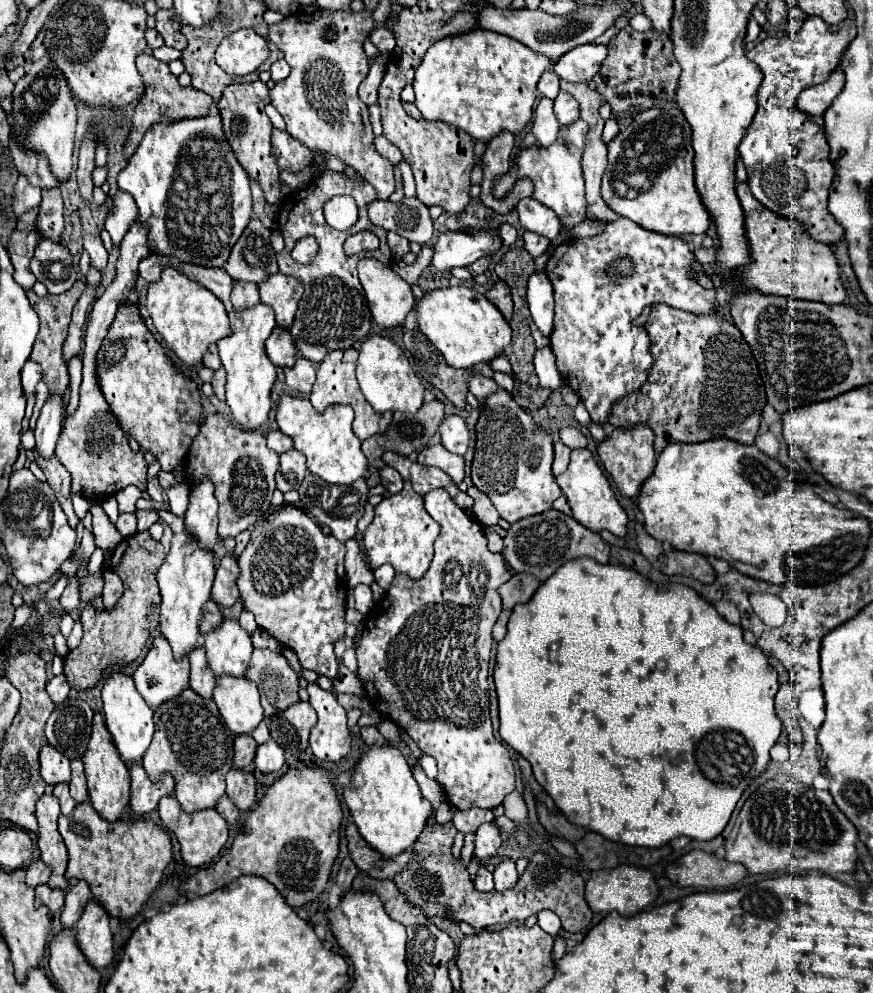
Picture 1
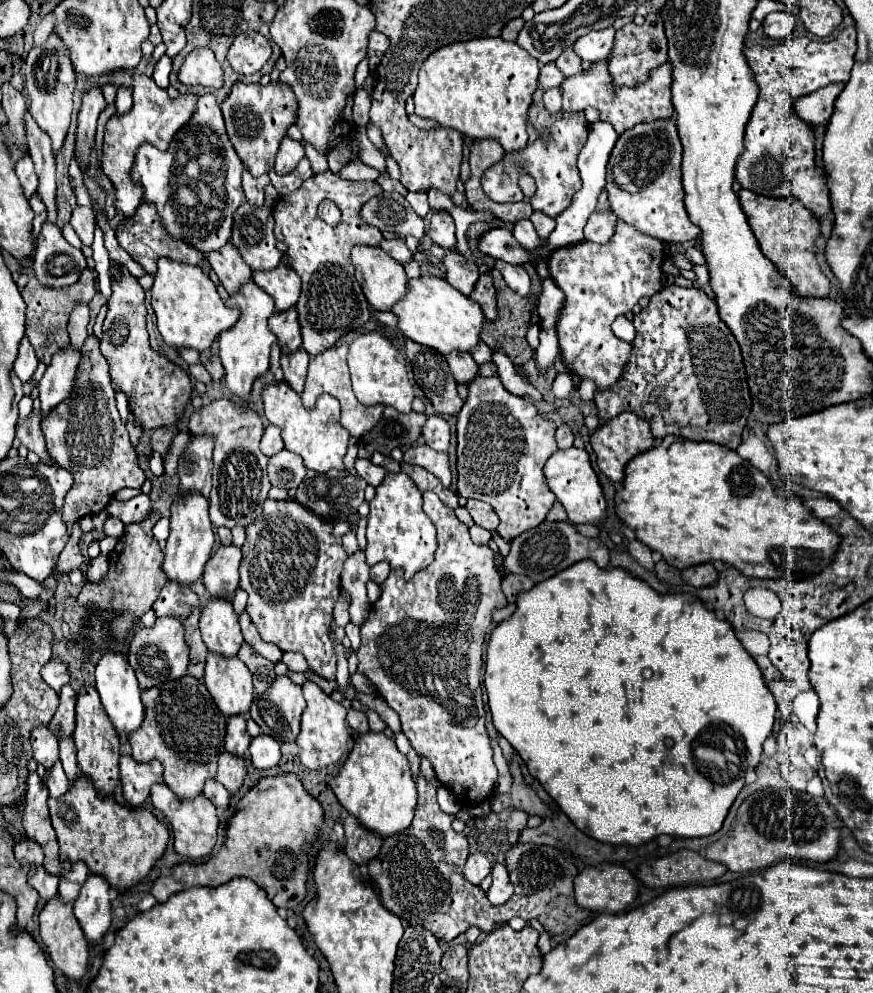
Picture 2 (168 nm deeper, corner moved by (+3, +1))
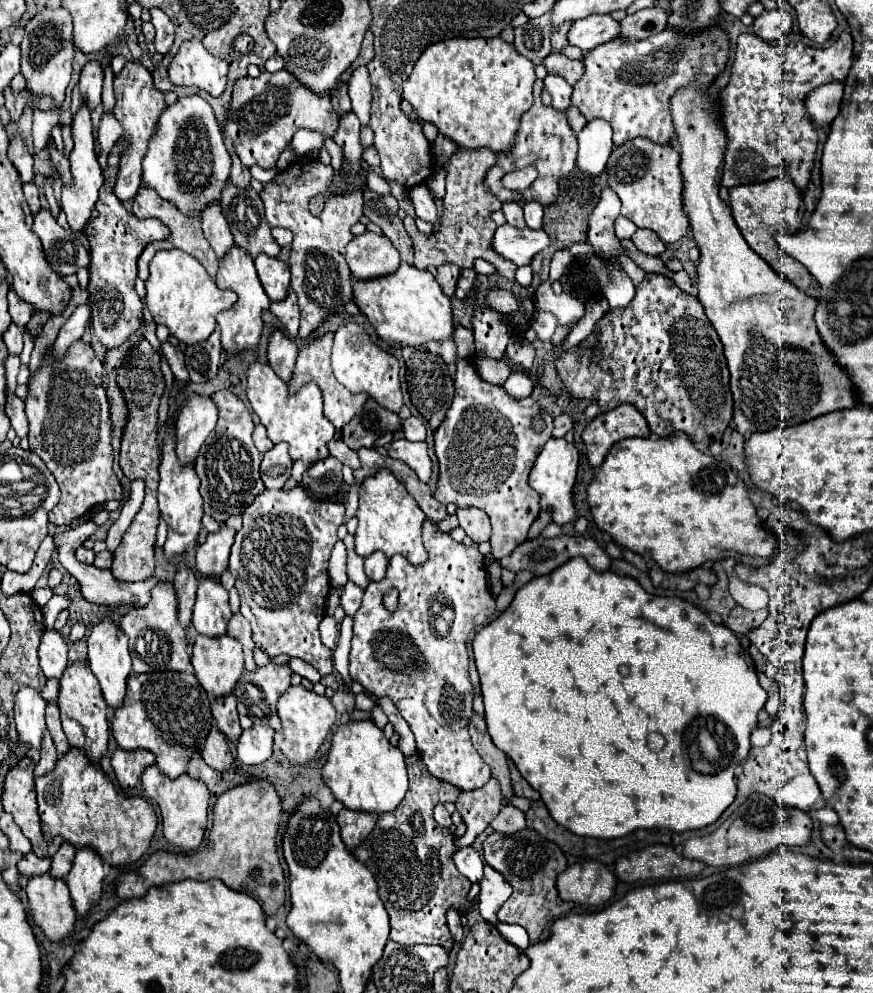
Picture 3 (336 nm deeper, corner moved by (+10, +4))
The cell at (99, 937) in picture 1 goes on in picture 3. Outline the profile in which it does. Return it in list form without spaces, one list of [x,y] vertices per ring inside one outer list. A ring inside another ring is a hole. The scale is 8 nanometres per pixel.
[[[78,849],[66,885],[74,903],[74,911],[80,917],[90,915],[90,909],[100,901],[104,867],[102,859],[90,849]]]

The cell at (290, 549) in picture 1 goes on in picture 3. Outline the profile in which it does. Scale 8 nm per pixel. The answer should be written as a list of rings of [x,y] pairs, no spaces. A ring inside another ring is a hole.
[[[302,485],[292,491],[262,491],[244,511],[244,525],[236,533],[230,553],[228,571],[236,579],[240,593],[240,613],[252,627],[254,643],[270,657],[290,655],[308,661],[320,675],[332,673],[332,651],[320,641],[318,625],[322,621],[324,597],[330,589],[328,559],[334,543],[338,541],[338,527],[344,521],[344,505],[324,499],[310,499]]]

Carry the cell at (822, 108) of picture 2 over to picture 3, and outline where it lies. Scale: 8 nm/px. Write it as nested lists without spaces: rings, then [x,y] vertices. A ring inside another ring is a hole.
[[[832,81],[826,83],[818,89],[814,89],[808,97],[806,97],[806,111],[812,119],[812,123],[816,125],[830,125],[836,115],[838,115],[838,107],[842,101],[842,91],[844,85],[840,81]]]

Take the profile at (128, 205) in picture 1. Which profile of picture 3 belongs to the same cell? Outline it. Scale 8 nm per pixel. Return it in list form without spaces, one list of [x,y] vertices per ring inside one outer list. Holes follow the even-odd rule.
[[[138,61],[126,63],[124,69],[114,77],[114,93],[116,93],[114,117],[118,119],[118,123],[124,129],[122,141],[128,143],[124,153],[120,155],[120,171],[118,171],[118,177],[116,177],[114,195],[120,201],[130,201],[130,199],[134,199],[136,191],[142,185],[140,161],[148,151],[148,143],[150,143],[150,139],[152,139],[152,135],[154,135],[154,131],[158,127],[158,119],[160,119],[162,111],[166,109],[166,103],[164,103],[164,93],[154,87],[150,71]]]

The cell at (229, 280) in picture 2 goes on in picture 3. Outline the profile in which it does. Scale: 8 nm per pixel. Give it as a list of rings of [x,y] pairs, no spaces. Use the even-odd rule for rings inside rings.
[[[218,203],[206,207],[206,211],[202,213],[202,231],[204,231],[208,243],[212,245],[218,259],[222,259],[234,247],[234,239],[230,235],[224,215],[220,213]]]

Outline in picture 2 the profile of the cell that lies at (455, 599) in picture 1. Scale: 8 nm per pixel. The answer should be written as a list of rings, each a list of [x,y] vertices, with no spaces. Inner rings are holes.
[[[423,492],[423,510],[433,520],[433,524],[437,528],[437,544],[439,544],[439,548],[435,552],[435,560],[425,570],[419,570],[411,580],[405,580],[403,570],[395,568],[395,570],[391,570],[389,578],[381,584],[381,598],[371,606],[367,620],[361,624],[361,648],[357,652],[357,656],[359,656],[357,672],[365,674],[371,680],[371,684],[377,688],[377,694],[385,702],[389,702],[389,706],[399,714],[401,730],[411,740],[415,752],[431,762],[431,766],[433,766],[433,770],[437,774],[437,780],[457,796],[461,806],[467,808],[467,806],[475,806],[475,804],[483,802],[485,798],[489,798],[493,794],[495,782],[497,782],[497,766],[493,762],[493,748],[489,746],[489,736],[487,736],[487,730],[485,730],[485,708],[483,708],[483,698],[481,698],[483,690],[481,690],[481,680],[479,678],[481,678],[481,666],[483,666],[483,642],[485,642],[485,632],[487,632],[487,628],[491,624],[491,612],[497,610],[497,608],[503,608],[507,604],[507,600],[505,600],[505,594],[501,590],[501,574],[495,568],[495,554],[491,552],[491,548],[473,544],[471,538],[469,538],[469,528],[457,520],[453,510],[447,508],[437,498],[437,494]]]

